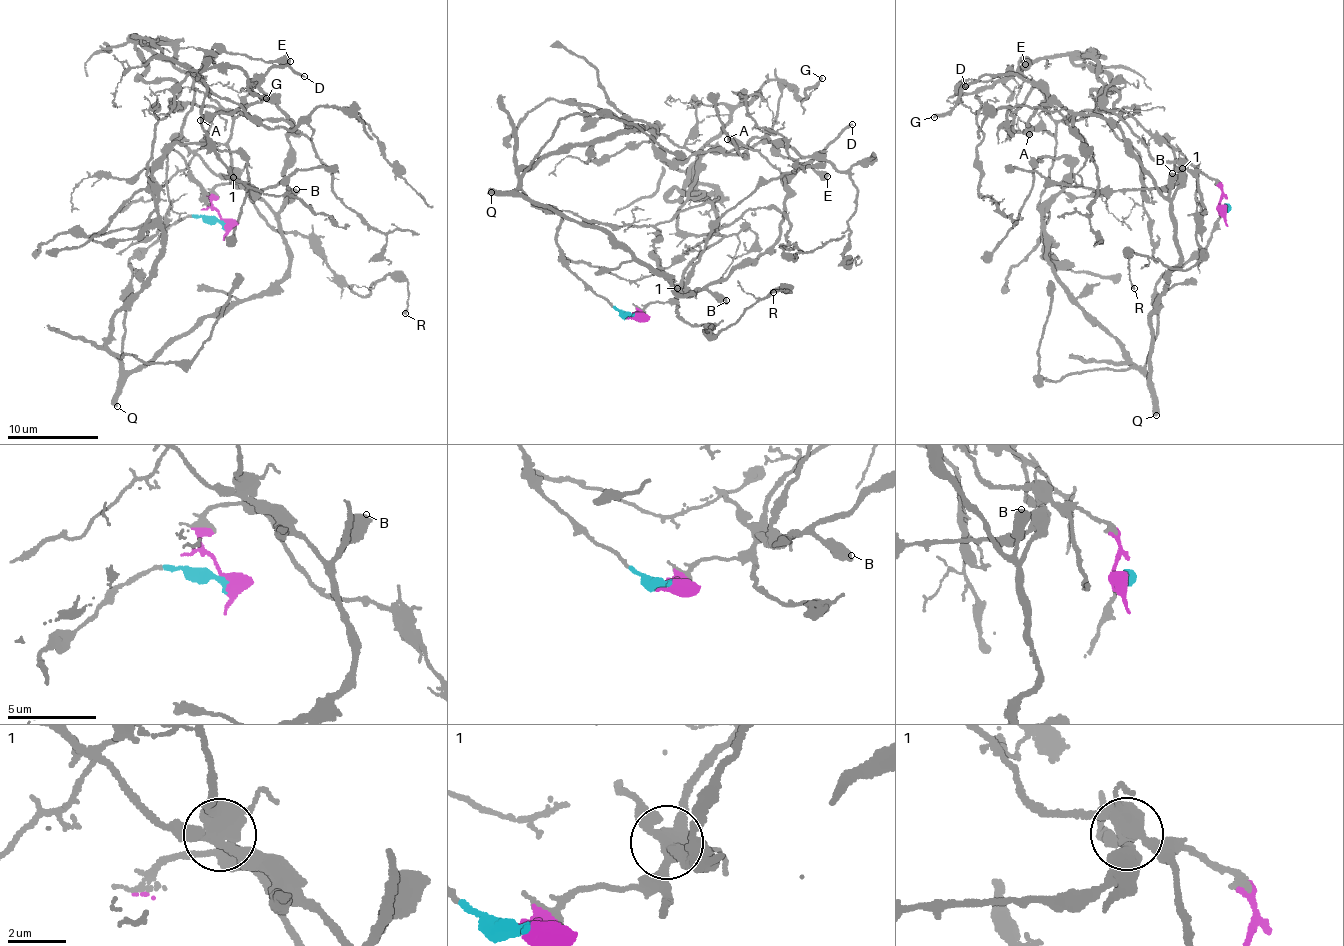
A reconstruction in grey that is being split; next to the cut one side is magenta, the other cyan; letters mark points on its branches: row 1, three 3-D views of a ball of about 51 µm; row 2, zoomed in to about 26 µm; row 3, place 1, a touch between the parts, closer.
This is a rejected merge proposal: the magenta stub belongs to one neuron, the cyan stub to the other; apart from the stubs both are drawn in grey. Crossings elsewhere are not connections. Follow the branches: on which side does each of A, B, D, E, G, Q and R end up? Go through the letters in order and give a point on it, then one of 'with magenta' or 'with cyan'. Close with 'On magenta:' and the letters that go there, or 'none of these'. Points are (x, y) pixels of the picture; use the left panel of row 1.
A: place (200, 120); with cyan
B: place (296, 189); with cyan
D: place (304, 76); with cyan
E: place (290, 61); with magenta
G: place (266, 98); with magenta
Q: place (117, 406); with cyan
R: place (405, 313); with magenta
On magenta: E, G, R

